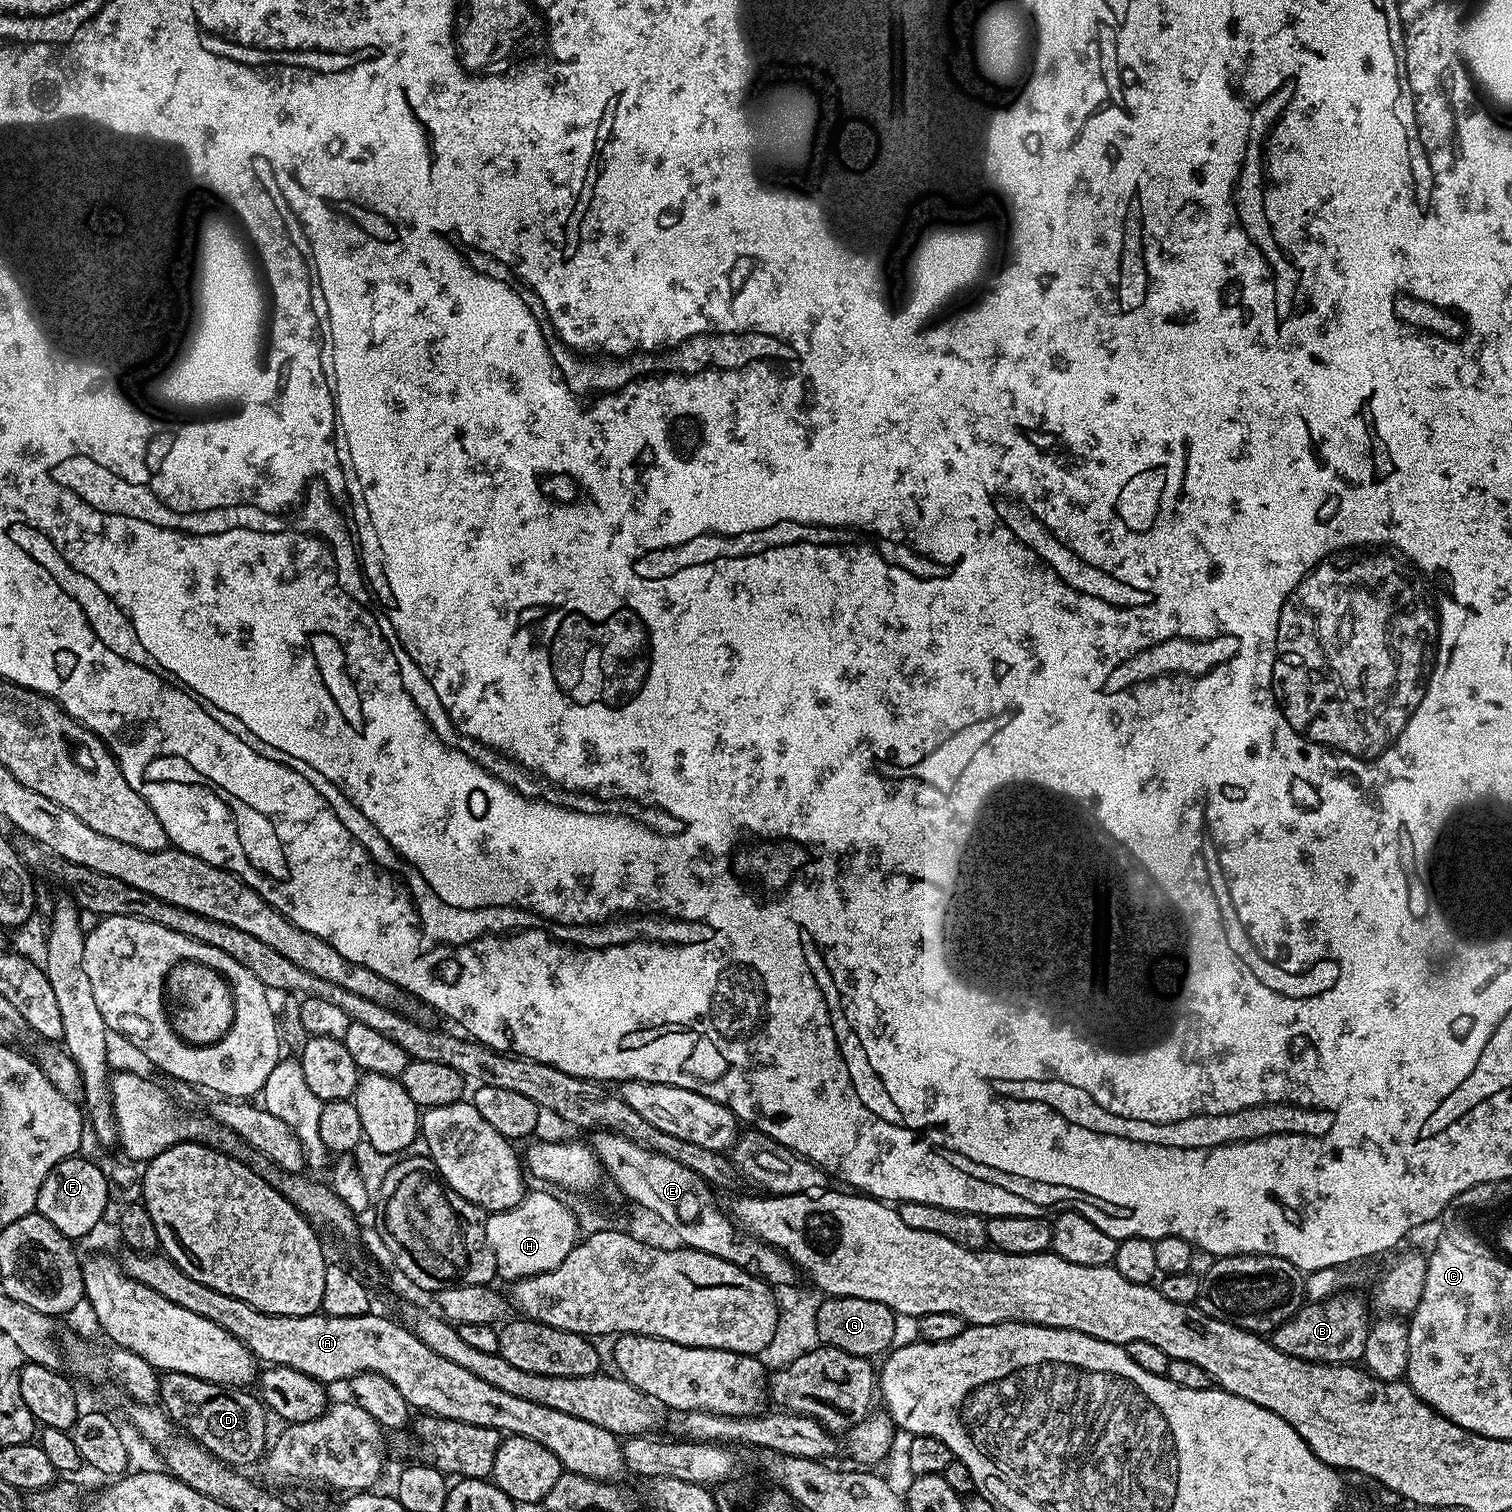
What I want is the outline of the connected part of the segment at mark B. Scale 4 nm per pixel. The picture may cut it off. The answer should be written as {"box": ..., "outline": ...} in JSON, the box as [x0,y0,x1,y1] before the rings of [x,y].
{"box":[1270,1295,1370,1364],"outline":[[[1344,1295],[1305,1303],[1286,1323],[1270,1333],[1273,1346],[1282,1350],[1282,1354],[1308,1360],[1311,1364],[1356,1364],[1363,1361],[1370,1327],[1369,1305],[1352,1304],[1351,1298]]]}

